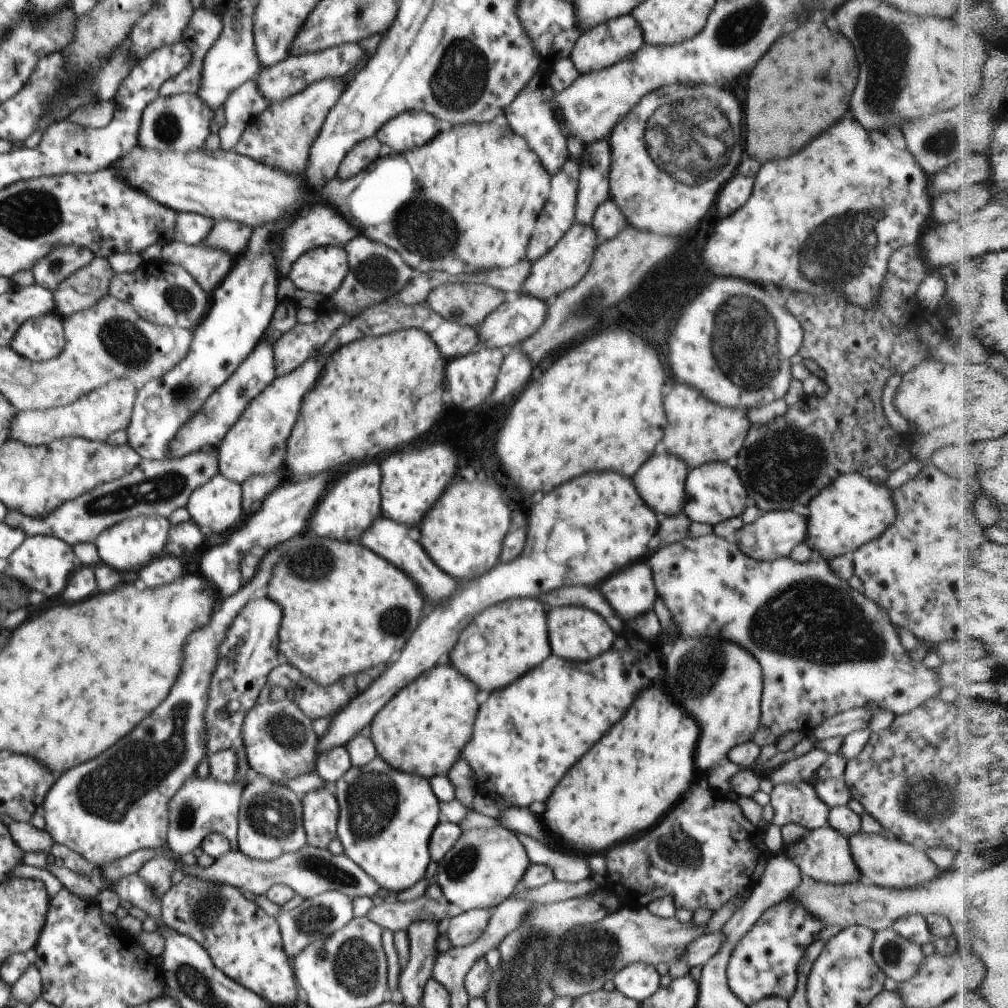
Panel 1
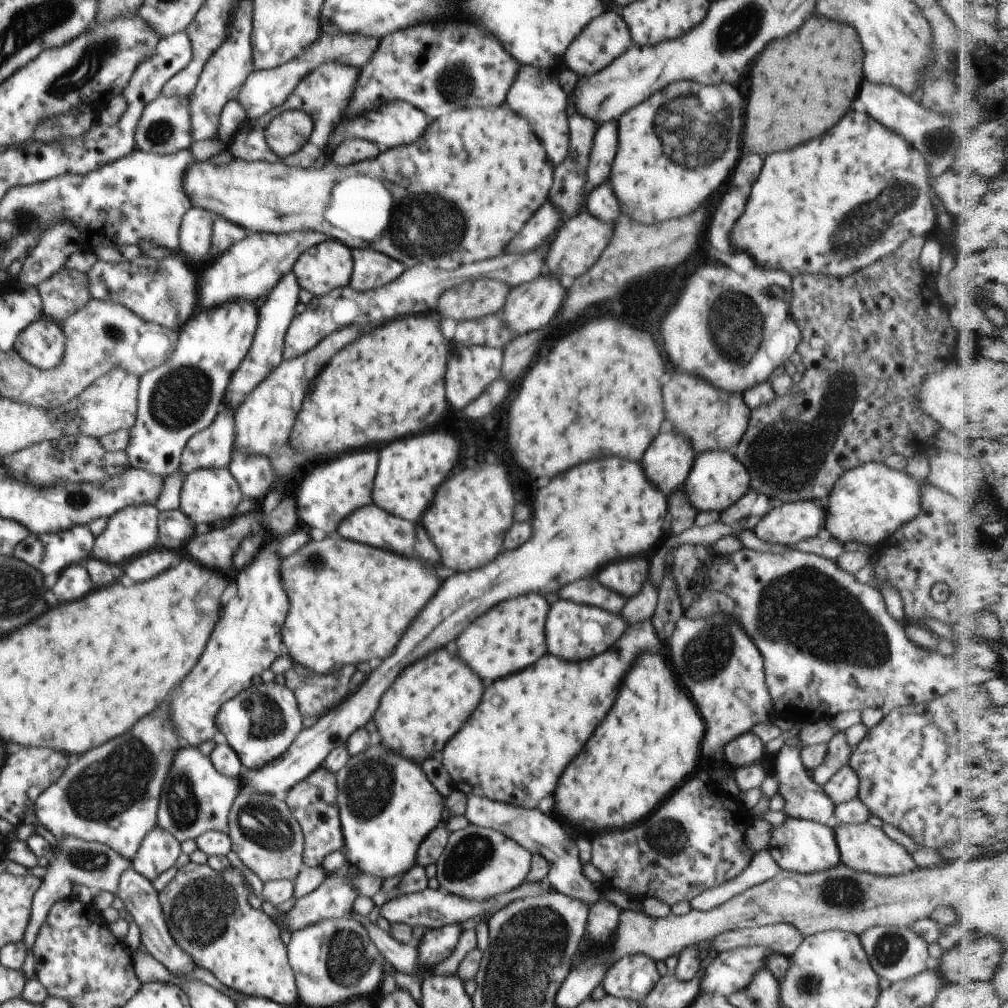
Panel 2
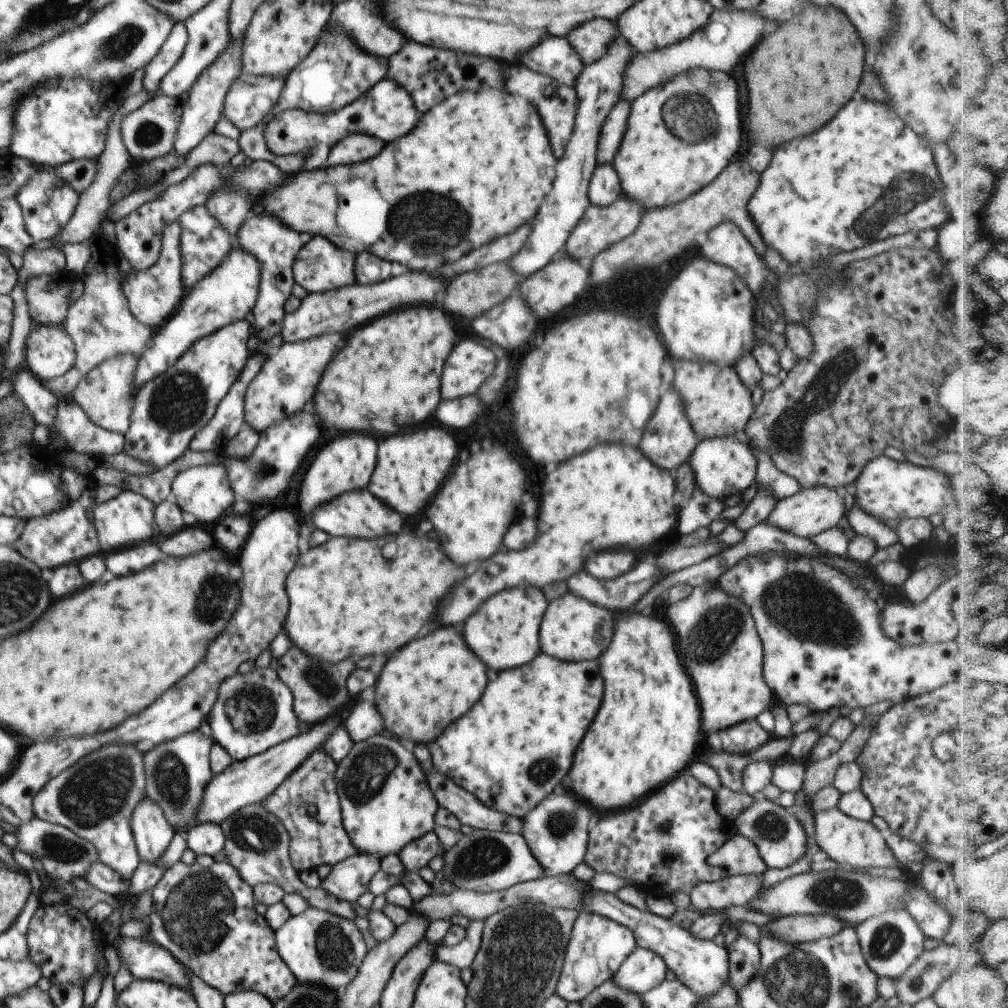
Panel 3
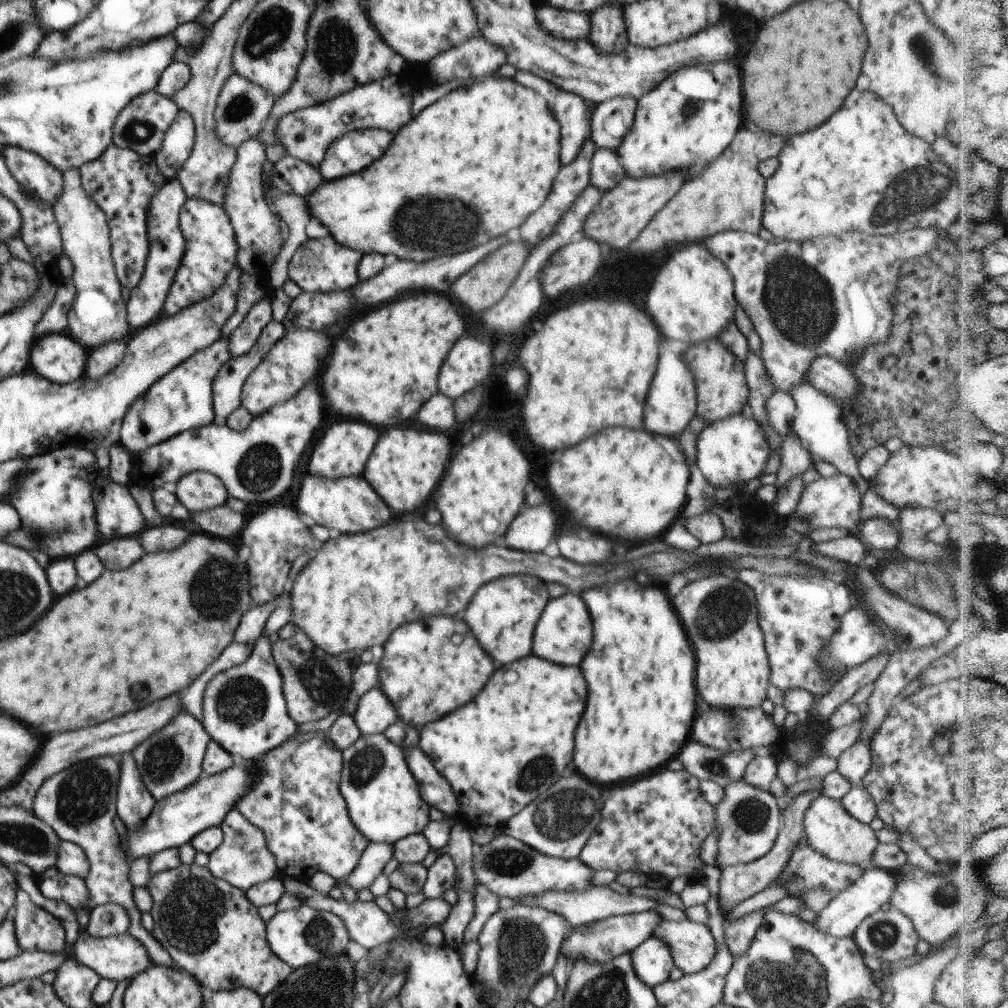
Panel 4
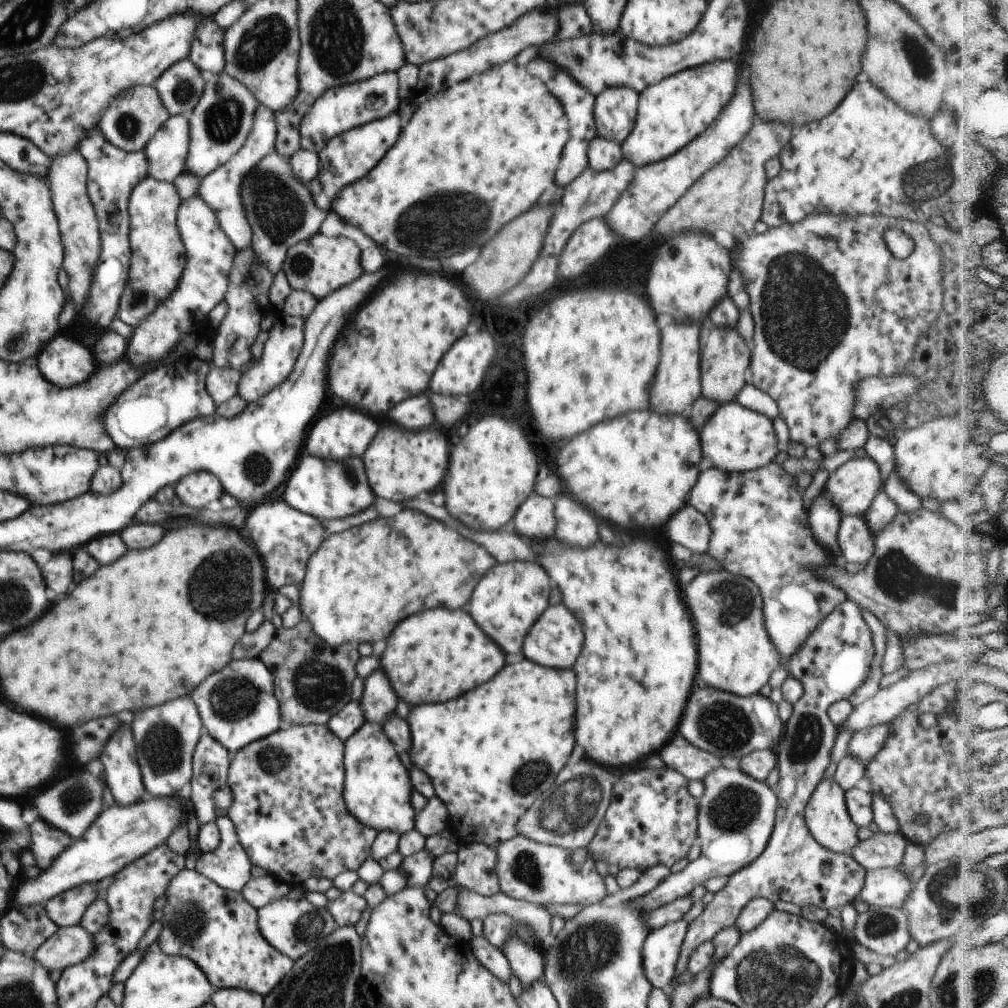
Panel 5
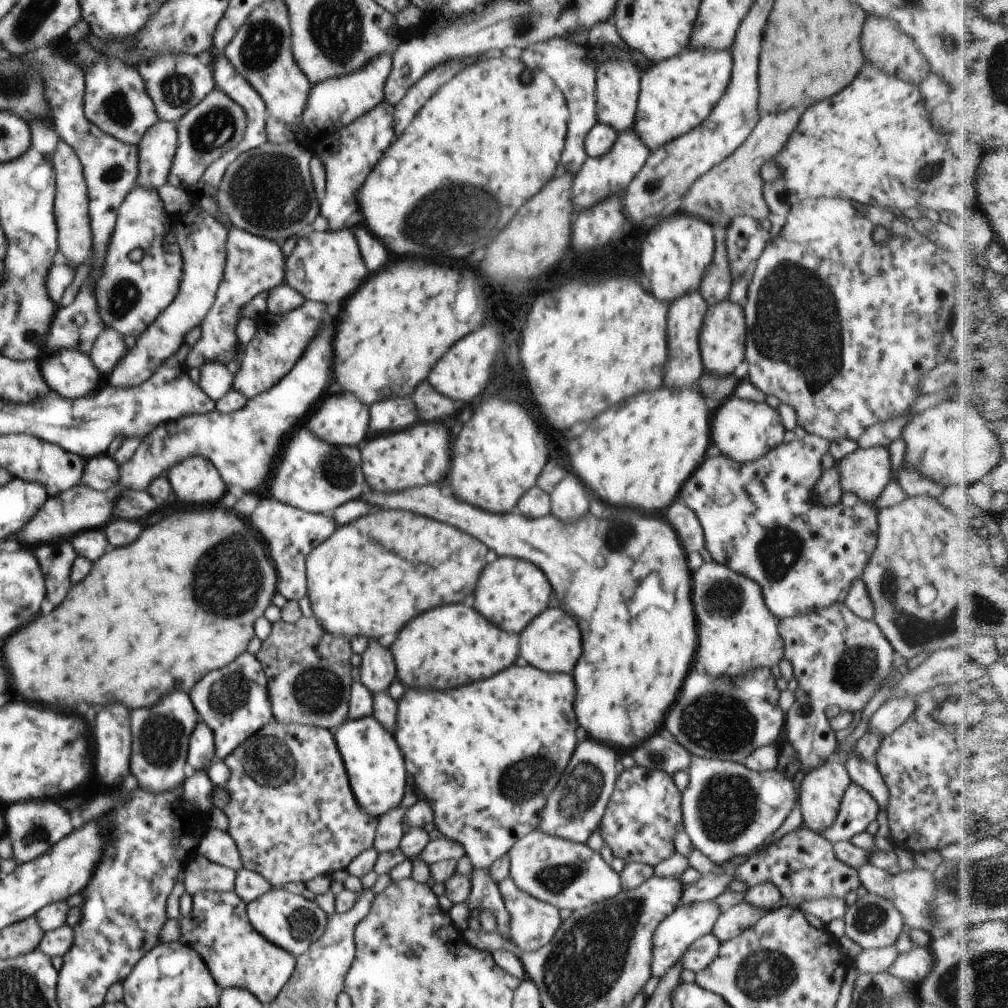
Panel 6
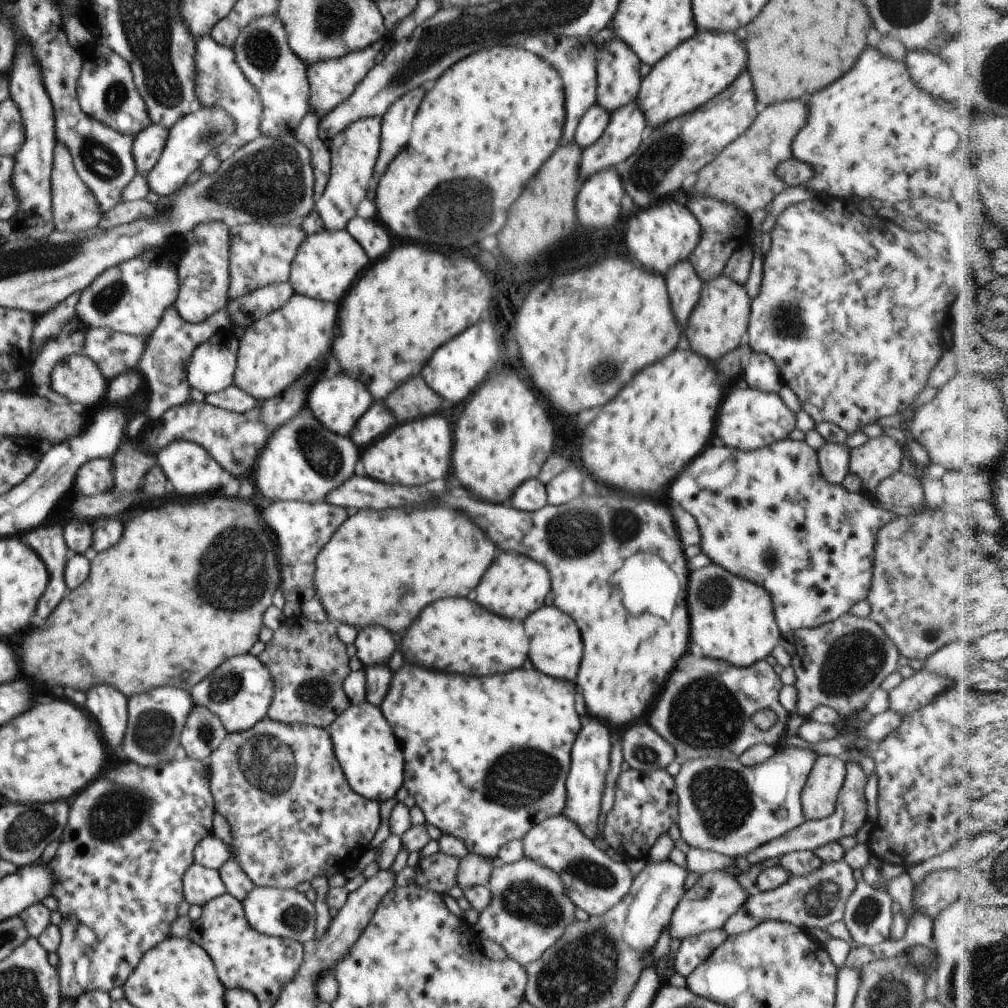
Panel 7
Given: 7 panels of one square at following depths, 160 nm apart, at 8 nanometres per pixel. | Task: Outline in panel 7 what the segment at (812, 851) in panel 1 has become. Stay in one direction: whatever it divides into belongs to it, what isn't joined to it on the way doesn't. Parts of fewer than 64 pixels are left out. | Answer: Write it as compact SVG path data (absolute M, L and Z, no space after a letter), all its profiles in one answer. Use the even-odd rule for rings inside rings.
M788 746L776 752L763 763L747 767L739 759L688 759L680 761L680 772L675 778L678 795L678 828L681 838L690 847L714 851L734 858L748 854L761 844L784 836L806 818L801 807L801 794L818 755L809 749Z

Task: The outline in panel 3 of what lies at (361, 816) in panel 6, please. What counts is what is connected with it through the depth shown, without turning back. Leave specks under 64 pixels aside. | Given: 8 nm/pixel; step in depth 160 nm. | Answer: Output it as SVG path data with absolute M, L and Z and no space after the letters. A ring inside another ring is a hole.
M322 749L302 763L263 802L269 813L282 821L291 836L289 857L299 872L316 871L321 864L334 866L358 853L342 824L341 802L338 796L335 772L337 762ZM305 806L316 806L315 814L304 810Z

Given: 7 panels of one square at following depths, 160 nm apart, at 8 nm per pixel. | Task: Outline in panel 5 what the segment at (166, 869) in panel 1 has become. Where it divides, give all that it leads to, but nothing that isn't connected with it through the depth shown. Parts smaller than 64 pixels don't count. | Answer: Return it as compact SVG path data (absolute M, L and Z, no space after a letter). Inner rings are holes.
M128 724L110 737L99 759L104 764L105 782L116 804L130 806L149 797L142 784L135 740Z

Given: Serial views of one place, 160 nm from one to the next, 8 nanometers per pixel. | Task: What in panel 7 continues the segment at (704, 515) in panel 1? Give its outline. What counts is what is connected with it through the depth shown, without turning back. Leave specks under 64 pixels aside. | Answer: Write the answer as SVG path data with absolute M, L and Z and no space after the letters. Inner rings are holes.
M728 388L719 408L716 436L730 448L744 451L764 448L784 440L795 429L795 414L776 393L760 392L758 389Z

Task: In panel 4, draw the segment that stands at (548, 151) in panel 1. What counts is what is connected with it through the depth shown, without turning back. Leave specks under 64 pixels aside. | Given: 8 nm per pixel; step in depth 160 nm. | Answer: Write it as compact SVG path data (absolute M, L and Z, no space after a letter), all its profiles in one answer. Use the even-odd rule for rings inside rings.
M518 72L514 74L514 80L520 82L522 86L534 88L538 94L546 98L550 104L550 110L554 110L554 116L560 122L560 132L562 132L562 150L560 158L562 164L570 164L577 158L582 145L591 136L591 118L588 116L588 104L570 92L562 92L554 84L536 78L528 72Z

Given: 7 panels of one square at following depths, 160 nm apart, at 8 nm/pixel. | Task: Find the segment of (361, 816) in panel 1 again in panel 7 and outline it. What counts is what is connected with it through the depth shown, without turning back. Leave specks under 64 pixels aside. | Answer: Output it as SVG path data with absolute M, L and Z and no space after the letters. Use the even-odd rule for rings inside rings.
M368 702L350 705L328 727L337 756L348 784L360 796L379 804L396 796L403 786L405 760L392 727L380 707Z

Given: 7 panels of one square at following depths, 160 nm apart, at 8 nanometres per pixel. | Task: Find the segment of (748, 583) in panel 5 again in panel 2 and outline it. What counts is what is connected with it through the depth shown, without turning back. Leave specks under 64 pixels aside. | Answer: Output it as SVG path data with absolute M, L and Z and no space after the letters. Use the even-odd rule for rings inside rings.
M683 614L682 618L678 620L675 631L672 635L672 640L670 640L670 660L672 660L672 666L674 666L674 674L676 674L678 682L680 682L680 684L682 684L682 686L690 692L690 696L692 696L692 700L696 702L696 706L698 706L698 710L700 710L700 714L702 714L703 721L705 722L706 730L702 739L702 747L700 750L703 757L702 764L704 764L704 766L713 764L714 753L716 750L720 750L720 746L725 747L730 741L738 738L741 734L751 732L752 727L755 724L772 720L771 710L773 702L765 683L765 670L763 667L762 655L760 654L758 648L756 648L754 641L747 635L745 630L740 628L740 624L738 624L736 620L737 619L731 617L729 614L717 614L696 620L690 619Z

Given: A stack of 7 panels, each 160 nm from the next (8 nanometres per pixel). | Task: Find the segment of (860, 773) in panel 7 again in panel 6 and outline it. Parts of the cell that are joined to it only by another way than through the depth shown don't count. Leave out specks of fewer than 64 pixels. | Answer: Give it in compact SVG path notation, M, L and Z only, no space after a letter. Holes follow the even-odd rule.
M850 783L843 794L838 816L824 831L818 832L832 844L838 841L850 841L852 836L864 832L868 824L877 818L879 804L857 784ZM733 874L723 876L702 875L694 884L684 888L682 896L679 898L679 906L711 901L722 894L732 880L734 880Z

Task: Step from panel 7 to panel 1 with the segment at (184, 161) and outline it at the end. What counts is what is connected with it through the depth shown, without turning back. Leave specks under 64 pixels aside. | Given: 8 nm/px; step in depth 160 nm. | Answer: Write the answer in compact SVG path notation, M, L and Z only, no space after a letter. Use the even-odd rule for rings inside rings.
M342 43L320 52L288 56L277 65L261 69L261 72L258 74L259 91L262 92L271 104L286 100L286 98L296 93L301 93L313 82L327 78L342 78L344 74L348 74L360 62L360 58L362 58L362 50L360 50L358 43Z

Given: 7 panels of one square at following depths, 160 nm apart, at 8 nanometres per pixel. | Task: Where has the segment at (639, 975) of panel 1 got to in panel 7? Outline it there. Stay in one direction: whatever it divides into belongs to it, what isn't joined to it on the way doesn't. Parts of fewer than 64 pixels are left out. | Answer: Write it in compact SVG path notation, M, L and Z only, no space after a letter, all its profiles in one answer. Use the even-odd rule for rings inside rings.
M708 871L704 873L694 886L684 893L680 902L676 905L672 913L669 926L669 935L676 940L692 938L699 934L722 929L723 924L728 920L728 917L734 912L738 911L746 899L749 898L750 892L746 892L740 888L737 878L727 875L722 871Z

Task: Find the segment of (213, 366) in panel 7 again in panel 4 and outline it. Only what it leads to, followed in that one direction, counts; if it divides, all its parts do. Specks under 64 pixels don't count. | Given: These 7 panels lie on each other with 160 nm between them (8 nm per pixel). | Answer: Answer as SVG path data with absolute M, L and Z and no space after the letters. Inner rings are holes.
M272 319L258 337L257 344L252 347L250 352L245 355L232 357L225 365L220 368L213 382L213 407L215 417L212 422L214 425L226 425L228 417L241 406L241 390L247 382L252 370L267 357L271 346L274 346L282 336L284 336L285 323L277 322Z

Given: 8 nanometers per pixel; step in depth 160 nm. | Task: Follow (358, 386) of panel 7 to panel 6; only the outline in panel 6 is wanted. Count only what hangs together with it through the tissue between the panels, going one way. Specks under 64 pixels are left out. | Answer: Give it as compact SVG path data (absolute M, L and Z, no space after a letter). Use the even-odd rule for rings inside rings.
M334 388L332 396L324 396L320 401L320 408L316 414L310 416L308 424L304 428L314 433L320 440L326 441L334 446L360 446L370 434L369 408L362 404L356 396L348 391L342 392L340 388Z

